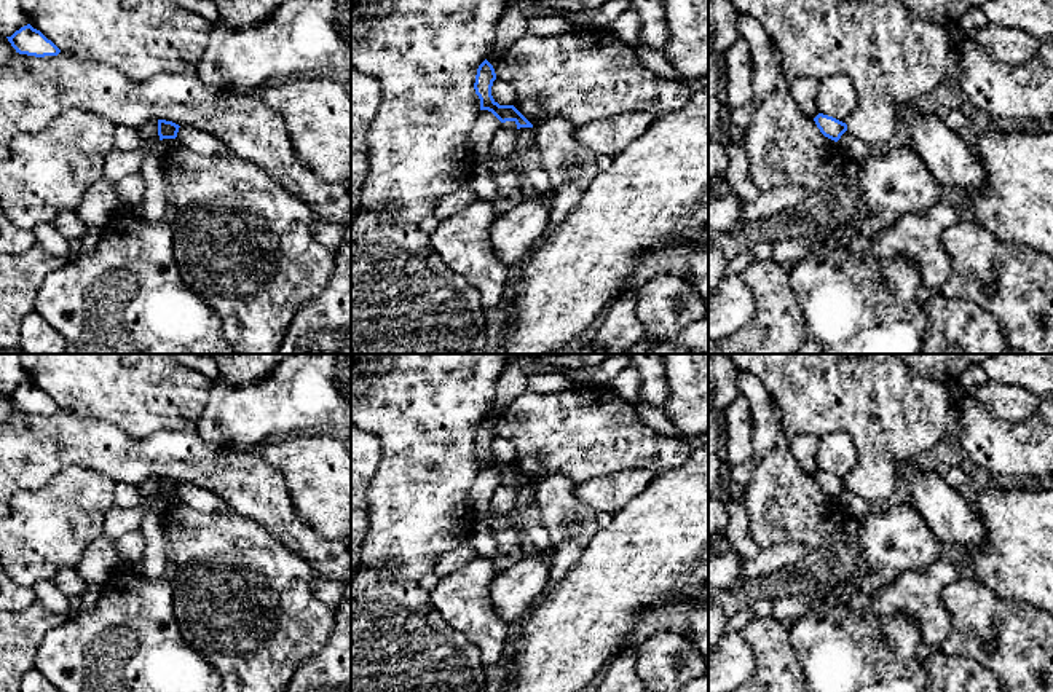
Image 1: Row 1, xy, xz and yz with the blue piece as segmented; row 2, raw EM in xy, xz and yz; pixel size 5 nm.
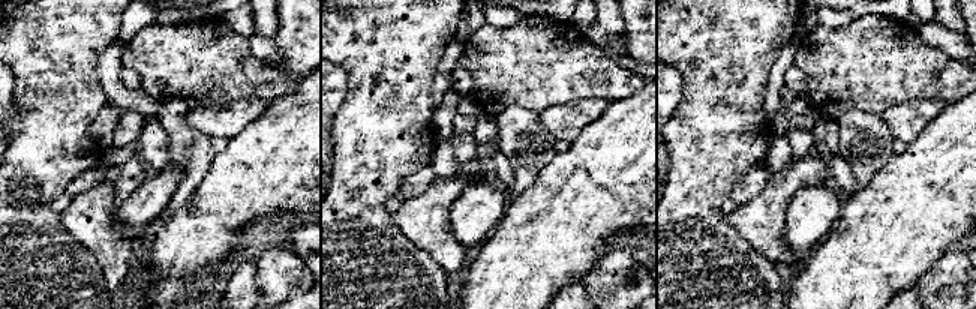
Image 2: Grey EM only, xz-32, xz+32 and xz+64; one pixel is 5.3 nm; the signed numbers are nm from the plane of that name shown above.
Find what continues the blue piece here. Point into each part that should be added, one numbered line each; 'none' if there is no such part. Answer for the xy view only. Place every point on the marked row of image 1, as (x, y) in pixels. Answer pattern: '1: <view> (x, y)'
none

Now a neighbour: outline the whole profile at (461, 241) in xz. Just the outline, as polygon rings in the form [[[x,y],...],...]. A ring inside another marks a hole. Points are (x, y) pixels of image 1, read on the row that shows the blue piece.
[[[477,198],[429,234],[439,257],[480,293],[485,314],[503,301],[507,285],[507,268],[496,257],[488,234],[495,218],[493,199]]]

